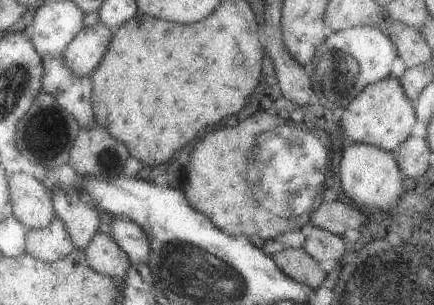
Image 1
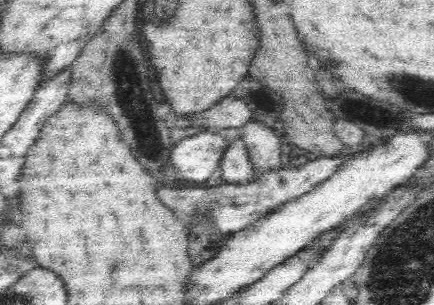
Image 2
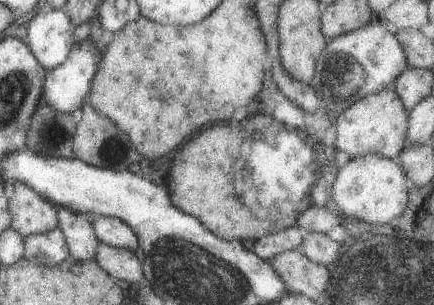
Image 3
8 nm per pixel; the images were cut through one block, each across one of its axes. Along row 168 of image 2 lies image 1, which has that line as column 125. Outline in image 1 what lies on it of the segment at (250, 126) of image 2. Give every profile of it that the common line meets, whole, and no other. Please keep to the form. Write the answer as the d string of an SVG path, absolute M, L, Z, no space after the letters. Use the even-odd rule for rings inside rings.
M103 228L93 236L93 240L83 250L87 266L99 274L105 274L117 282L121 282L131 266L127 254L115 244L115 240L103 232Z

